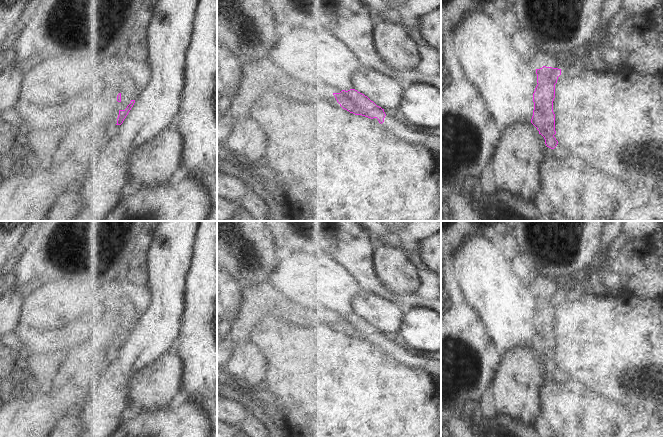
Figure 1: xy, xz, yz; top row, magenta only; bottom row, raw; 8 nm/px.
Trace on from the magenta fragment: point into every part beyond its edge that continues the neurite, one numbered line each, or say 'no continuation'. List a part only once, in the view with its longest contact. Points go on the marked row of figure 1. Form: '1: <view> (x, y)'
no continuation

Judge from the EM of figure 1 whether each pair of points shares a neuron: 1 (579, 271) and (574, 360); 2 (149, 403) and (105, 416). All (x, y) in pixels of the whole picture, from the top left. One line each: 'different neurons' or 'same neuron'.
1: different neurons
2: different neurons

